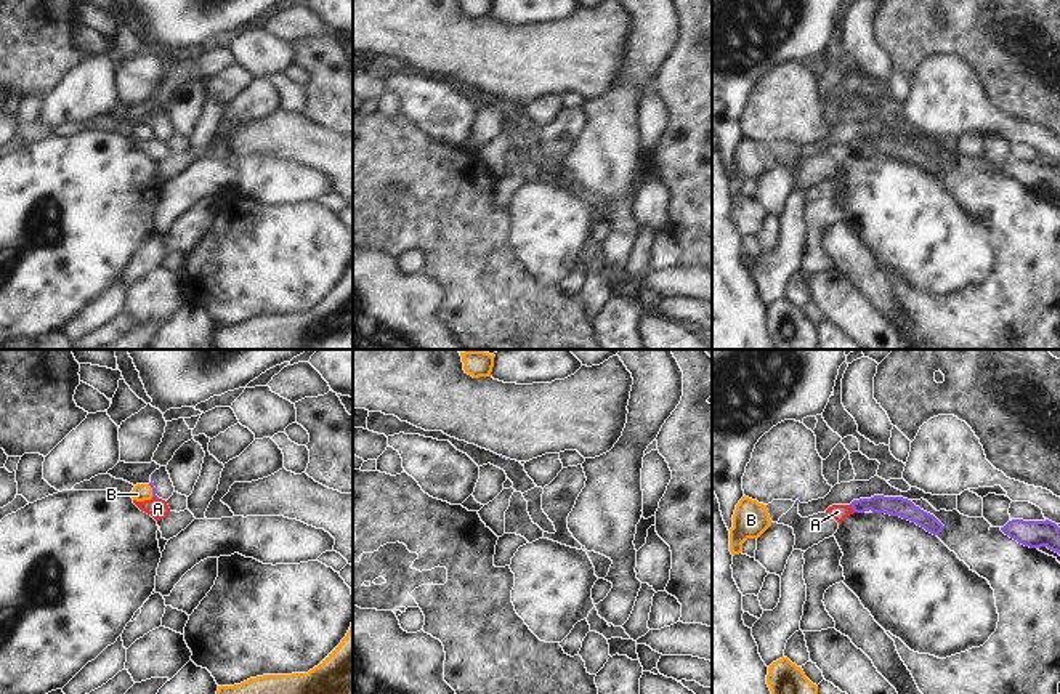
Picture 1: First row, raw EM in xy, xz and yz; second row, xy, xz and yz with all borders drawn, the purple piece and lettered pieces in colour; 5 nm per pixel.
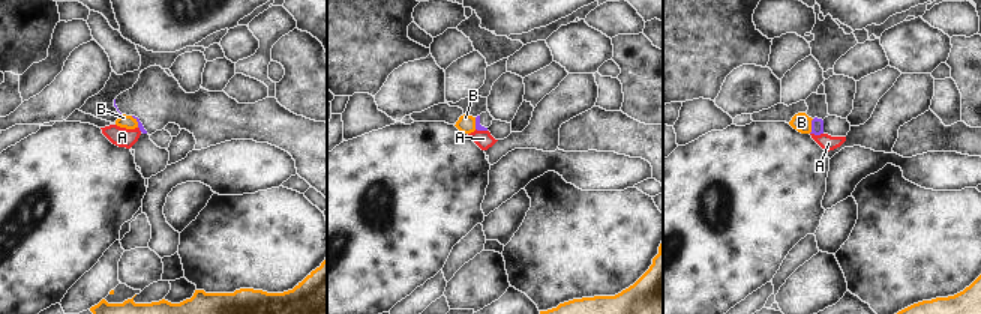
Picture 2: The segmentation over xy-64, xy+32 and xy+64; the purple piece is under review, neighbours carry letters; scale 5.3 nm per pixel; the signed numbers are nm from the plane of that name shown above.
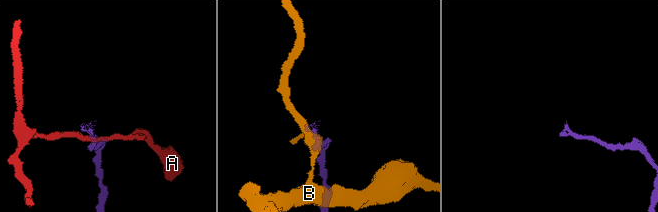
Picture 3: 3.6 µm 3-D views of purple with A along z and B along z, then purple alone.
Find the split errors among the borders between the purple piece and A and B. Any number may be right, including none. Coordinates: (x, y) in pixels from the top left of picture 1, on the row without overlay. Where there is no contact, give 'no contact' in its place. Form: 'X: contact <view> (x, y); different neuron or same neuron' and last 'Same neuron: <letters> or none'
A: contact yz (852, 148); different neuron
B: contact xy (153, 132); different neuron
Same neuron: none

